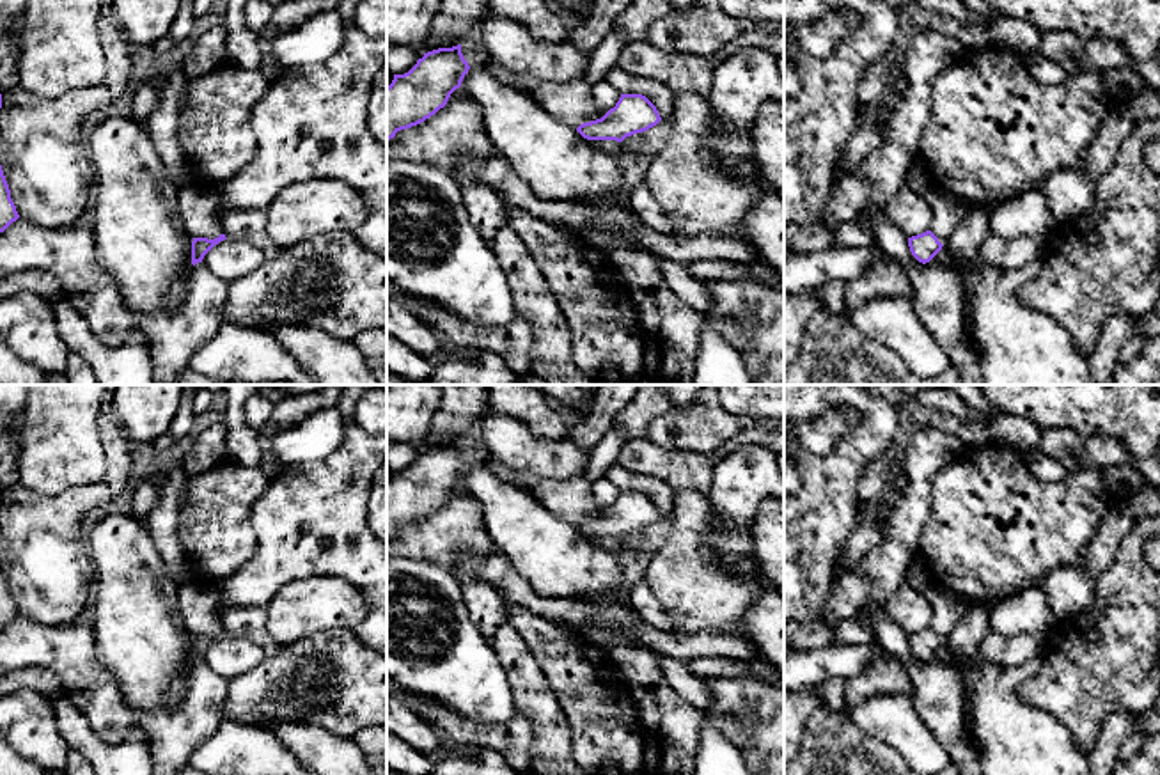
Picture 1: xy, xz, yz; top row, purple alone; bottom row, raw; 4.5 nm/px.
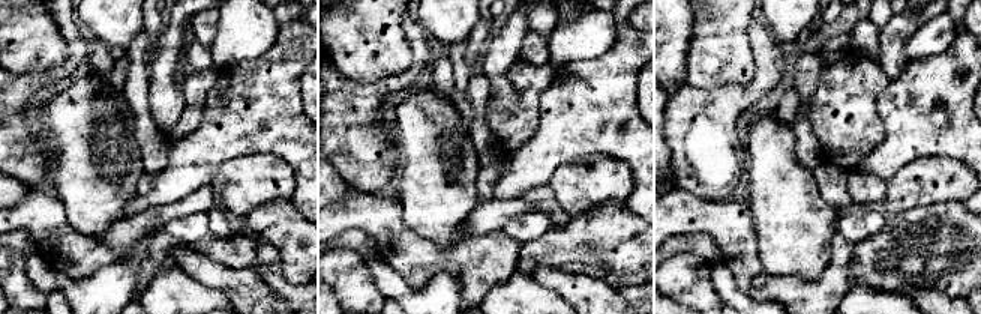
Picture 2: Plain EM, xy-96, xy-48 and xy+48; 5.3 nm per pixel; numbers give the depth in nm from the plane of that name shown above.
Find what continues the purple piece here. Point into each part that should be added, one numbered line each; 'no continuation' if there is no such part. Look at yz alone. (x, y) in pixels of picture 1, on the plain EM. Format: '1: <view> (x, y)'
no continuation

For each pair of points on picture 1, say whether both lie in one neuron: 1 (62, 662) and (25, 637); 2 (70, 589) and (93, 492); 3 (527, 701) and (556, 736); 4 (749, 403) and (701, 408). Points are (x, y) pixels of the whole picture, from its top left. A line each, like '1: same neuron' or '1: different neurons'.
1: same neuron
2: same neuron
3: same neuron
4: different neurons

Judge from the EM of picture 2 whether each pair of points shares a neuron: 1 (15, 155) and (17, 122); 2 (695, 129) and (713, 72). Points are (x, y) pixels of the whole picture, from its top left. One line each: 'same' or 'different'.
1: same
2: different

